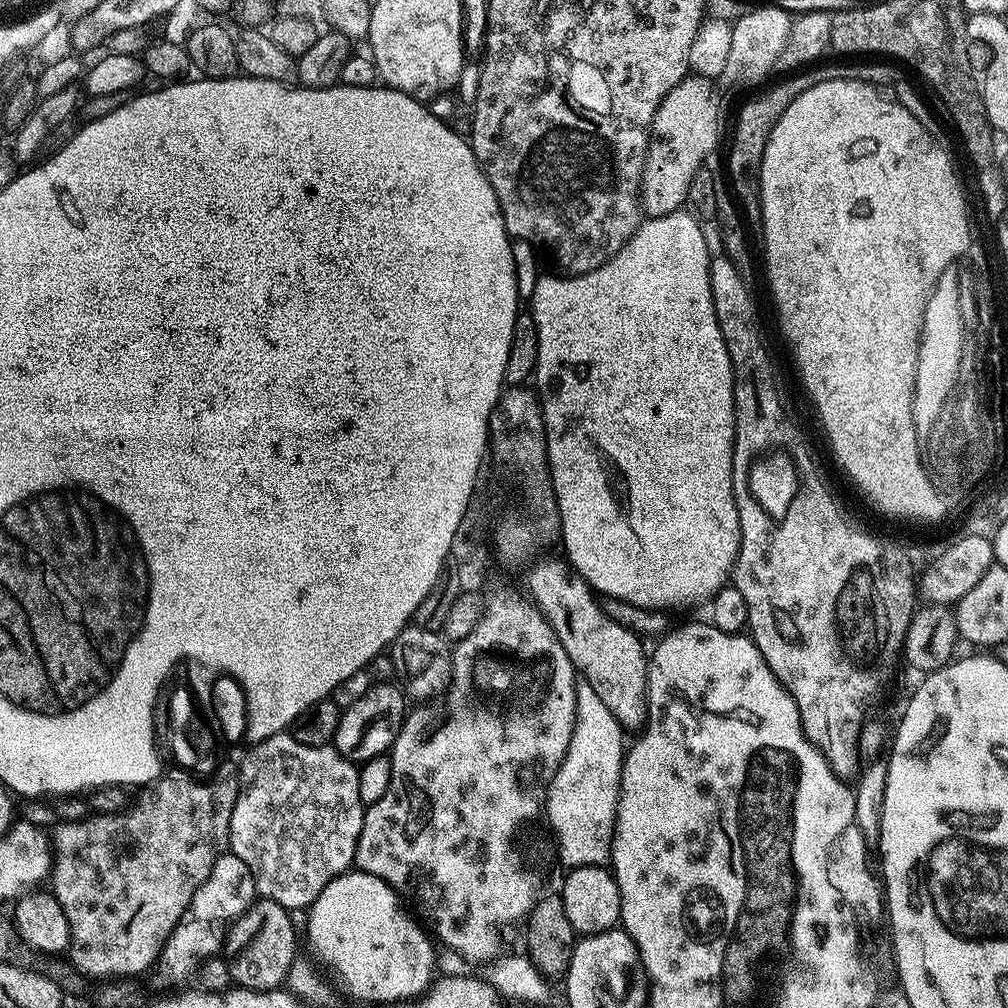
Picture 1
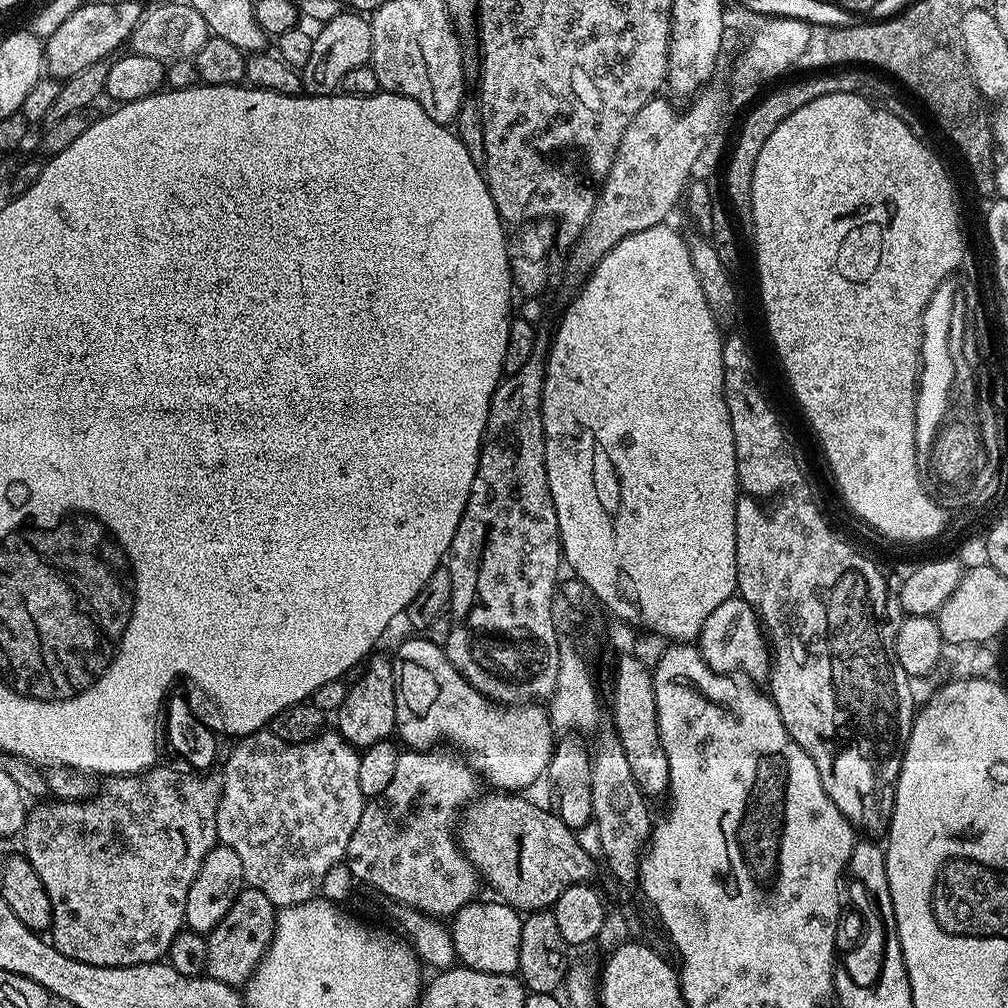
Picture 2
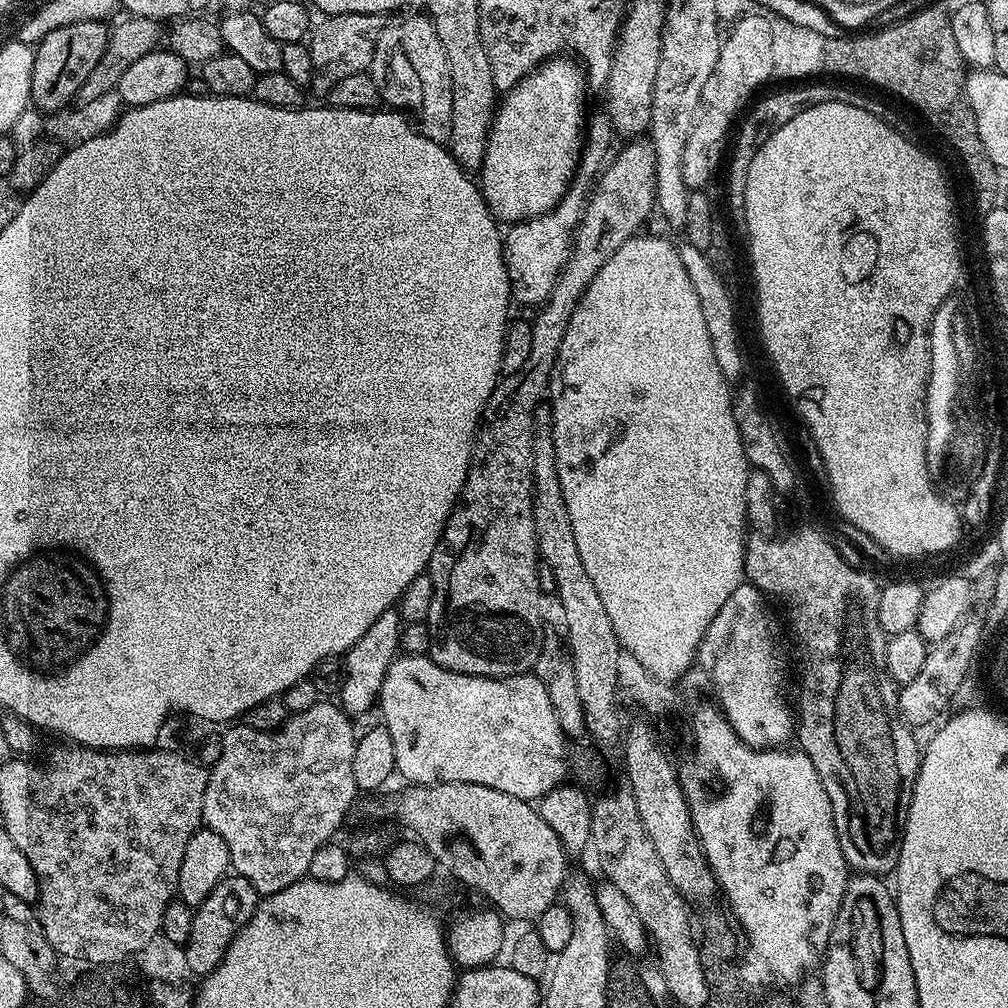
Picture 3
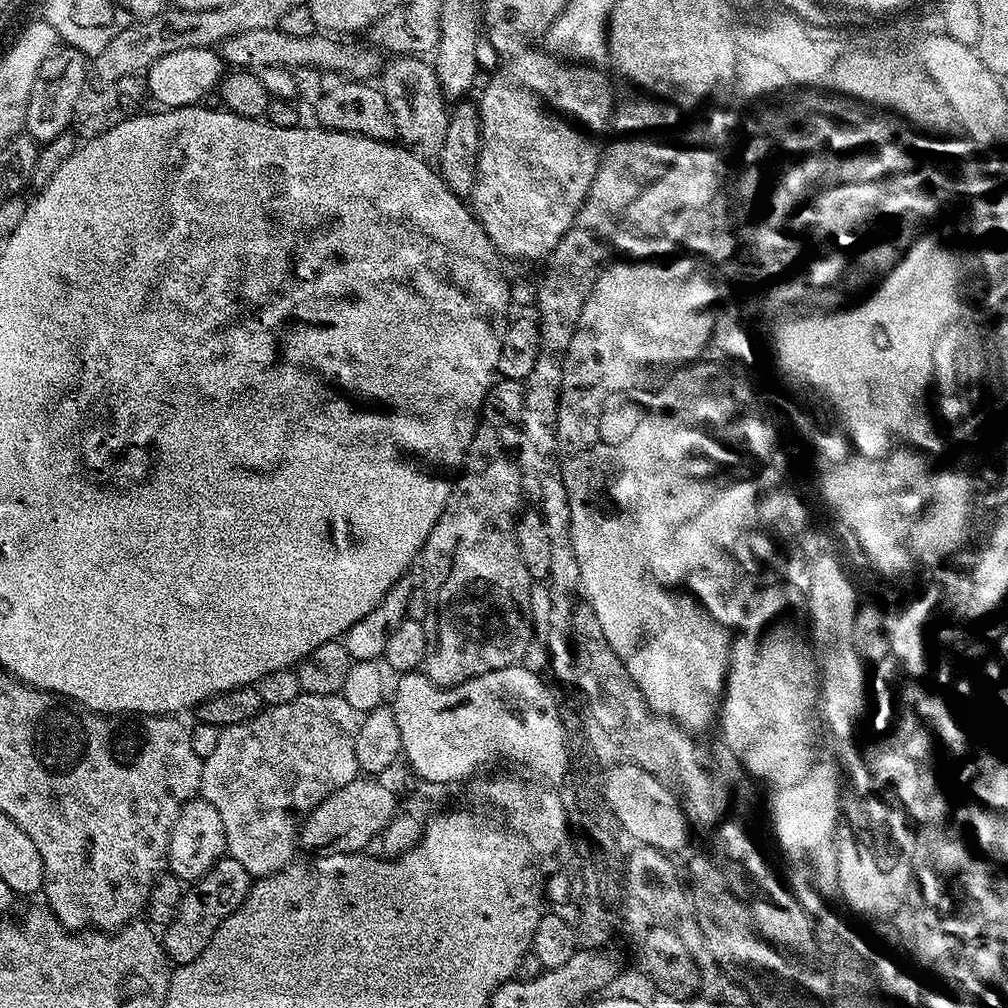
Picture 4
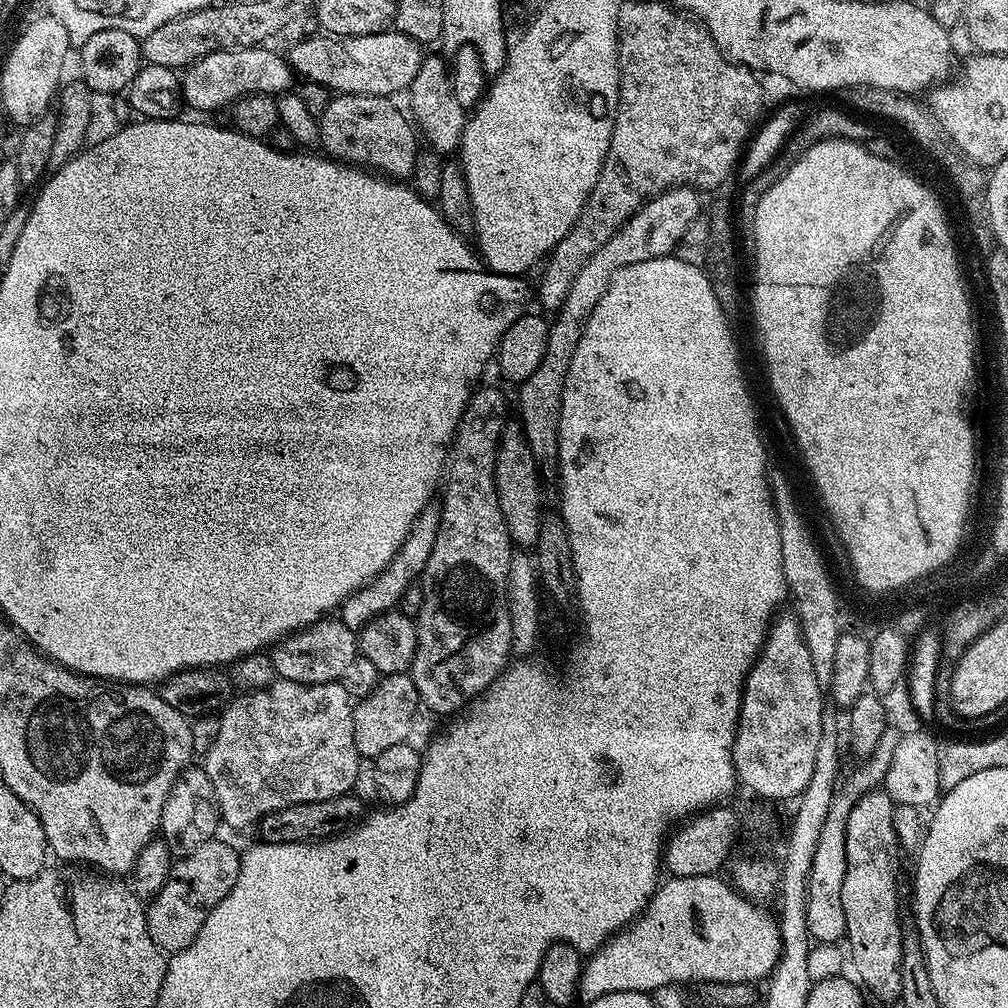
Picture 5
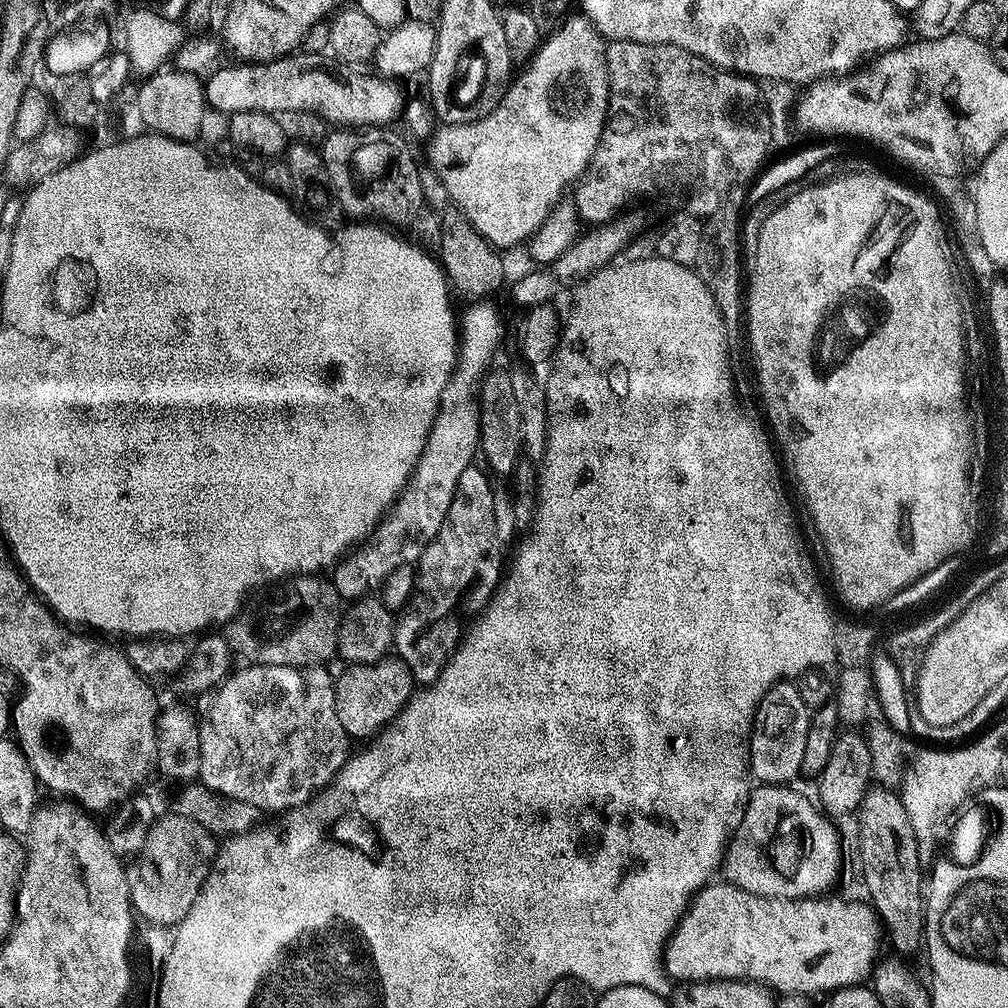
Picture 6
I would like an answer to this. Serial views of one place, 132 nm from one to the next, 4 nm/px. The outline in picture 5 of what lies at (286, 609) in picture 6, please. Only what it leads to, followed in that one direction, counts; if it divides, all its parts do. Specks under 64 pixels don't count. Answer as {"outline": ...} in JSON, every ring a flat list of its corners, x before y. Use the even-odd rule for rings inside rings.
{"outline":[[325,618,276,641,270,655,279,679,303,684,335,684,345,679,343,676,358,660,358,636,340,619]]}

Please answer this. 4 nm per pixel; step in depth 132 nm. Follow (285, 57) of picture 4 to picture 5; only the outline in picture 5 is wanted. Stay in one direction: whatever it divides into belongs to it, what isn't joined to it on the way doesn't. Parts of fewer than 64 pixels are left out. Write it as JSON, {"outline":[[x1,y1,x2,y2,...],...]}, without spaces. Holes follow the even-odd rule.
{"outline":[[389,30,382,34,370,34,369,36,308,36,300,40,289,52,286,59,292,65,293,73,311,83,320,84,338,94,354,93,366,94,367,96,393,97,394,93,409,89,410,84,418,74,422,59,421,45,416,41,404,36,401,32]]}

